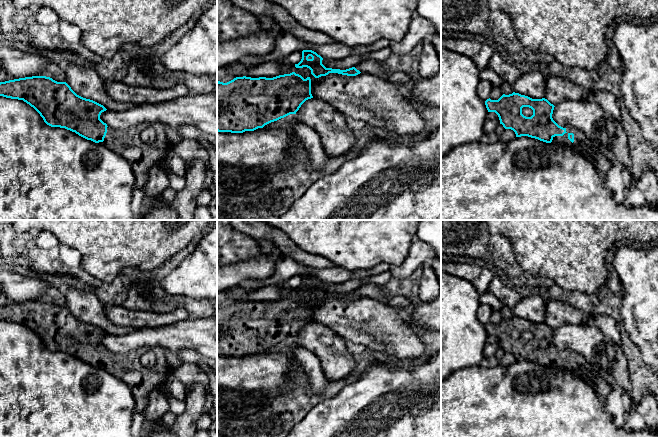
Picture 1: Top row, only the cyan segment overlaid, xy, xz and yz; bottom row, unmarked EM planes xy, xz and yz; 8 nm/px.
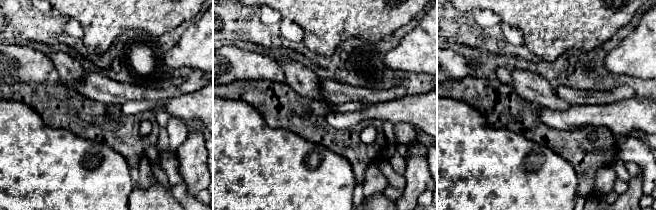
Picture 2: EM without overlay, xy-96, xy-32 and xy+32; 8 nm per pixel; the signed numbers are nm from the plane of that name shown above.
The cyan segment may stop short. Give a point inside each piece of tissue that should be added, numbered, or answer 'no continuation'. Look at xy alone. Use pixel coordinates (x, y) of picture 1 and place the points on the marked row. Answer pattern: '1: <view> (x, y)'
1: xy (142, 156)

